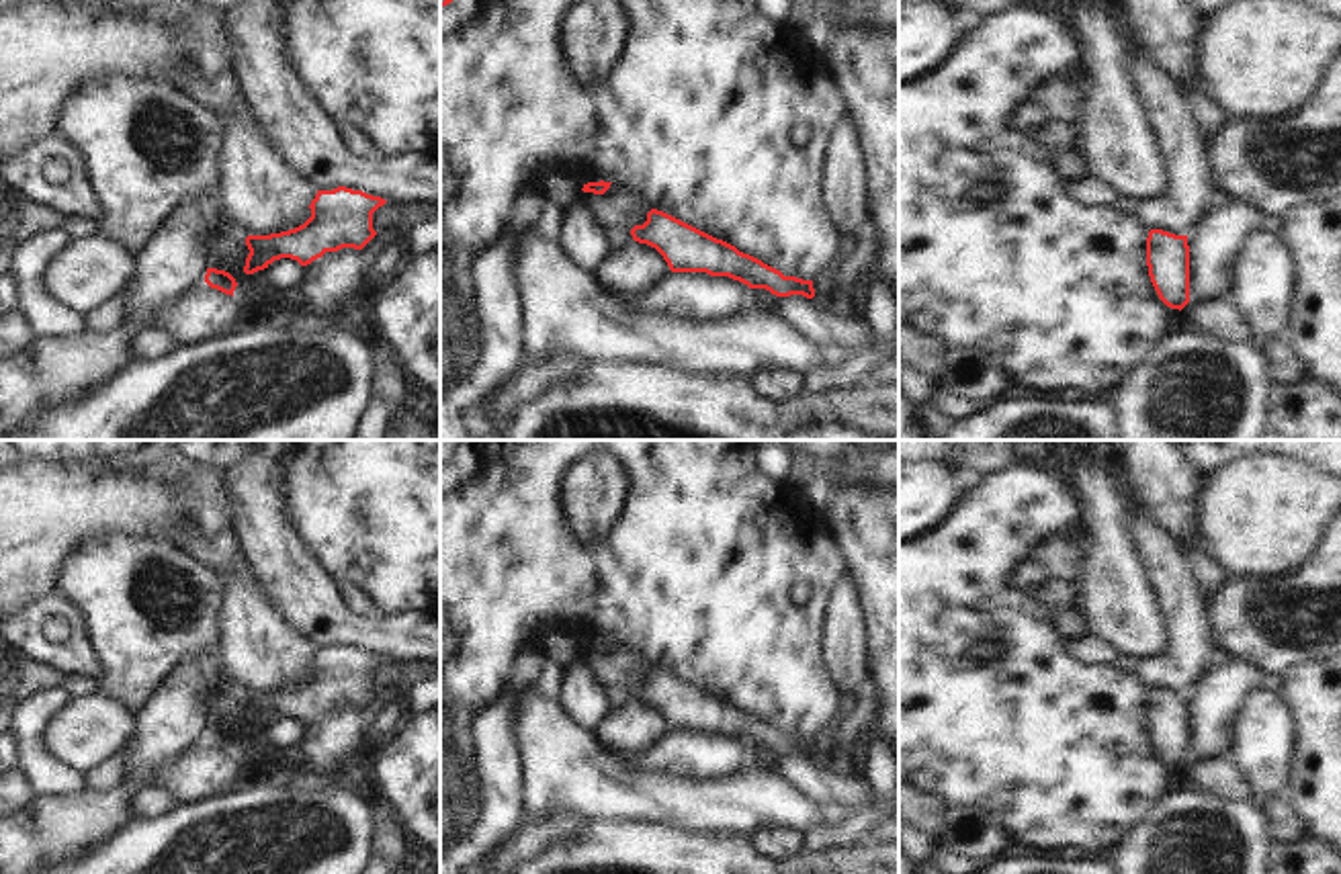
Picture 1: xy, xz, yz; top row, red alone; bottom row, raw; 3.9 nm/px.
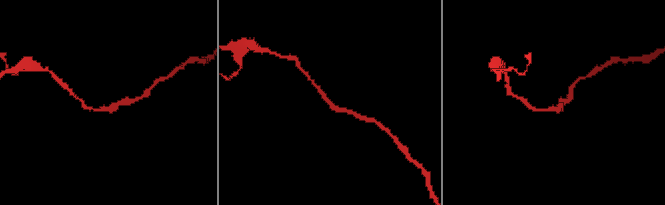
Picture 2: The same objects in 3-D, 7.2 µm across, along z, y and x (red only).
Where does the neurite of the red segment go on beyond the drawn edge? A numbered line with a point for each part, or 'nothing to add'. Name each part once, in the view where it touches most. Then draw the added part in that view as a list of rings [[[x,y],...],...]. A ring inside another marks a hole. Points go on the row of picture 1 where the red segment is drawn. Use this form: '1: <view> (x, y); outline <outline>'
nothing to add

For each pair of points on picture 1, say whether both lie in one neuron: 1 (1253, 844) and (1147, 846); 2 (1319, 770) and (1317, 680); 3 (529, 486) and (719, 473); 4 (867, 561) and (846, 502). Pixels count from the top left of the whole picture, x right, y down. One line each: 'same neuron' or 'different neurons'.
1: same neuron
2: same neuron
3: same neuron
4: same neuron

